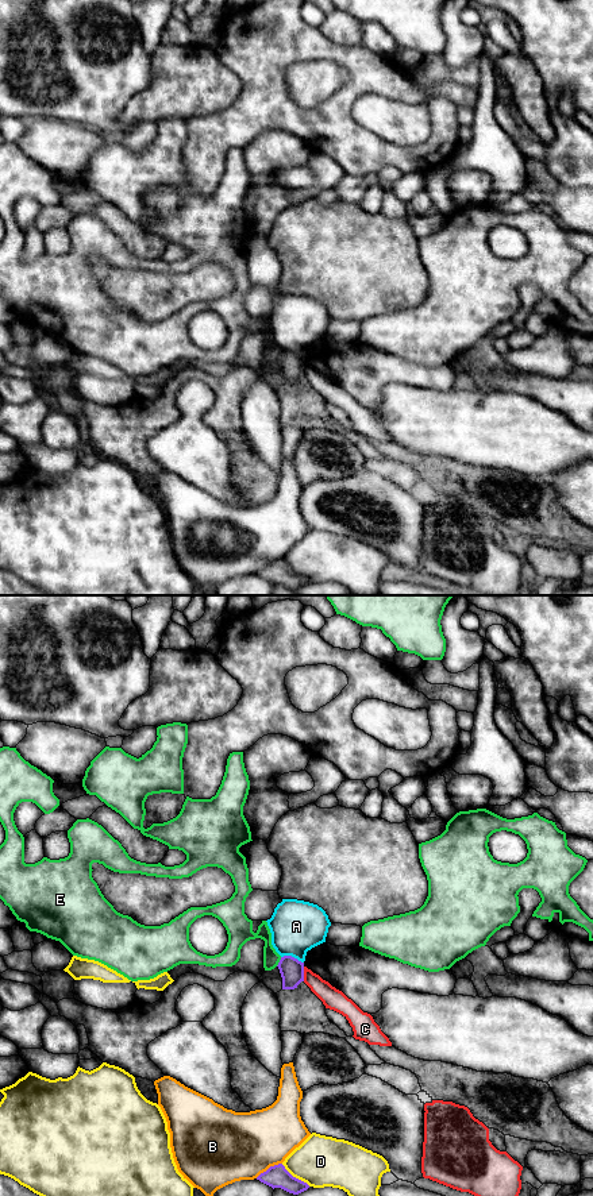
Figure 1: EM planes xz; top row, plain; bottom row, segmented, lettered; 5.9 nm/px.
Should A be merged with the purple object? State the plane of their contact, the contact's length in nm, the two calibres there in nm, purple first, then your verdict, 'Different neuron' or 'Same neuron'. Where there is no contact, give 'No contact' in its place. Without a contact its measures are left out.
Touches purple in xz. Shared border 140 nm. Thickness 140 nm (purple) against 320 nm. Different neuron

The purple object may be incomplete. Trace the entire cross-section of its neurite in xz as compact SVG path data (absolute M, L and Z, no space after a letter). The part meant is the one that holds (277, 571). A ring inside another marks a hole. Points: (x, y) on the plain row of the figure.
M282 559L270 562L266 567L261 568L257 575L274 583L281 583L289 589L299 590L309 583L309 580L293 572Z

